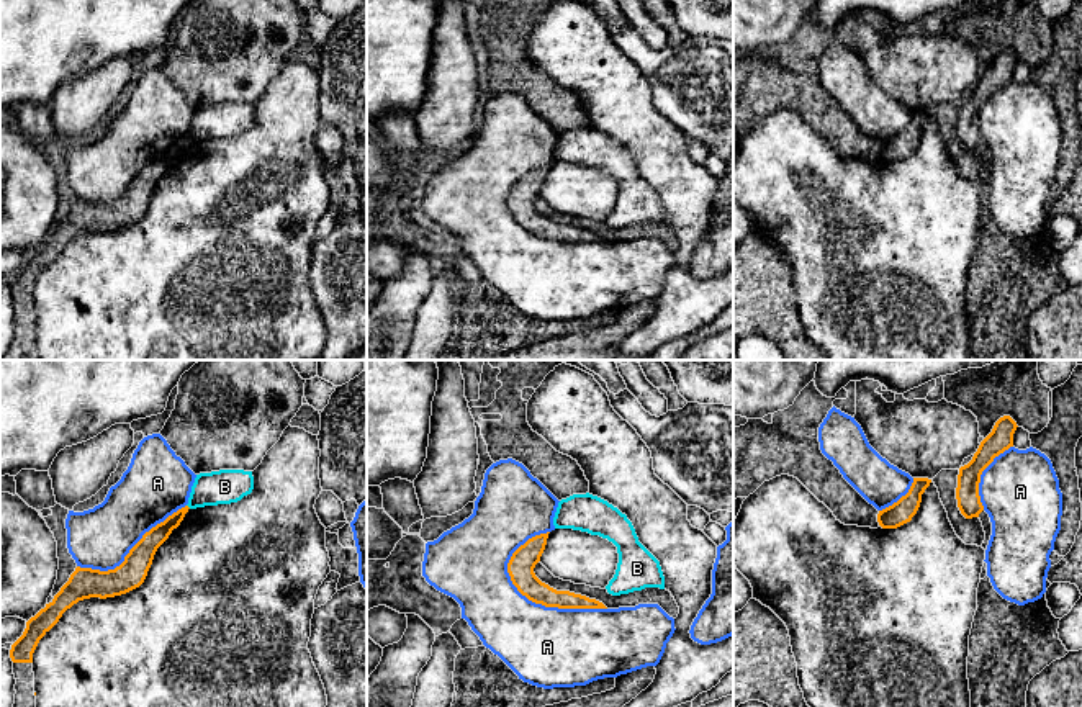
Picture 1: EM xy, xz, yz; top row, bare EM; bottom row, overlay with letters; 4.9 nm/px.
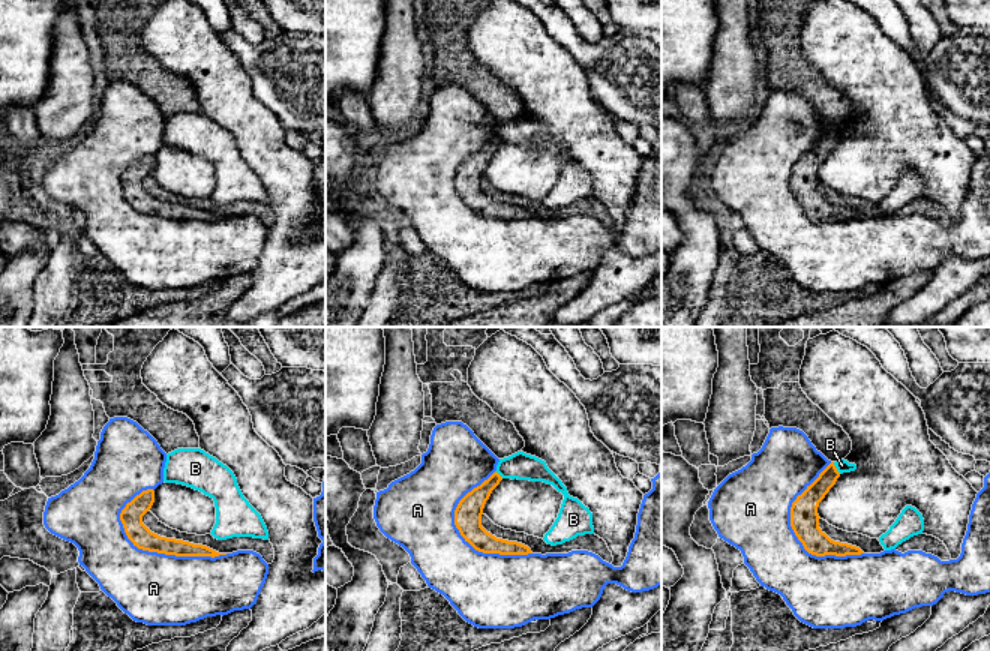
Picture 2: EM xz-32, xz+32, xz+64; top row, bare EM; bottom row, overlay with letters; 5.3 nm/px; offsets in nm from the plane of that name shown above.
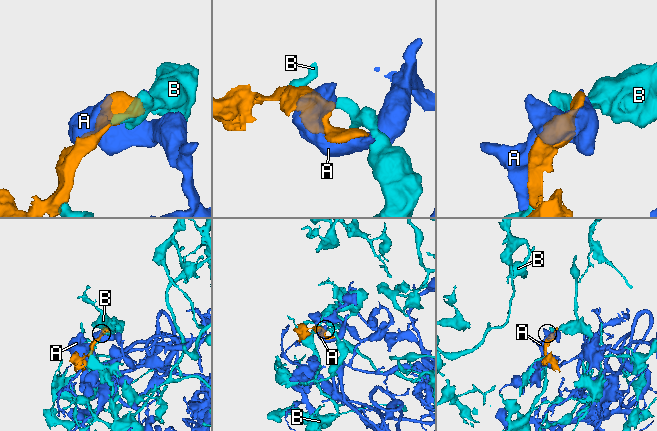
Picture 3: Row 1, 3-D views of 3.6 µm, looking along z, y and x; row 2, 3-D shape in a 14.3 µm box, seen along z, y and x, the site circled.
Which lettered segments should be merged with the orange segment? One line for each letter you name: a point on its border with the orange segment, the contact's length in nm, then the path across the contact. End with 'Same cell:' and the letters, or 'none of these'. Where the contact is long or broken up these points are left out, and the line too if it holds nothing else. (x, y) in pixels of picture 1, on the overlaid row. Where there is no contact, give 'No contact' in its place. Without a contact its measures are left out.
Same cell: none of these

